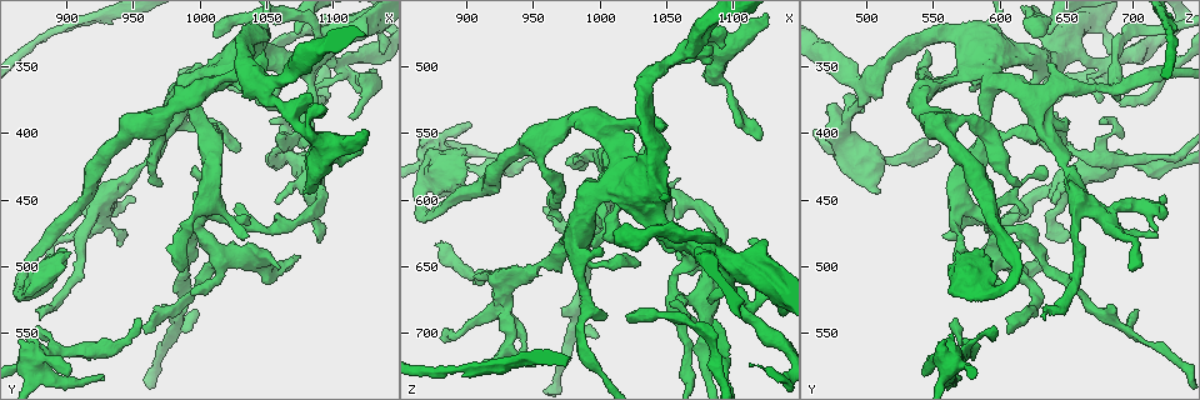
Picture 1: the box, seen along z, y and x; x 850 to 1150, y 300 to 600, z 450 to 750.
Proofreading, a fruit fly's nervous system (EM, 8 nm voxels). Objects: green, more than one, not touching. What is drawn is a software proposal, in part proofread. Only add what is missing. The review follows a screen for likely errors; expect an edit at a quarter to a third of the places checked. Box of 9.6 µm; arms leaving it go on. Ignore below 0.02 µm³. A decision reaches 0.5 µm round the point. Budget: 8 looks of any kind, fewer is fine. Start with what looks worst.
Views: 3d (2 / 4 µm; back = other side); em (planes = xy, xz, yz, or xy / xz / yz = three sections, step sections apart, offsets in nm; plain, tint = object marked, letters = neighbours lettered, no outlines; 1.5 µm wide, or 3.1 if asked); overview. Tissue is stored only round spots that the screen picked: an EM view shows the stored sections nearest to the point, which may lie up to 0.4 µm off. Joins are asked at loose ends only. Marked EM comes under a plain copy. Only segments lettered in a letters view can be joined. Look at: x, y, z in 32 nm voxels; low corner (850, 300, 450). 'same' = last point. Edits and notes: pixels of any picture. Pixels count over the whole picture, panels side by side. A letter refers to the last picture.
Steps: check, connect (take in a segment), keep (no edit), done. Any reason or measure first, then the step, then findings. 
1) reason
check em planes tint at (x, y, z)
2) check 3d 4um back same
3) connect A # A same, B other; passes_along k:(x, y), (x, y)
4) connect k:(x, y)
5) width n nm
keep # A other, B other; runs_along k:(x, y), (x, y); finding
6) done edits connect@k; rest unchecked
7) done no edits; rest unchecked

free end
check 3d 4um at (872, 554, 562)

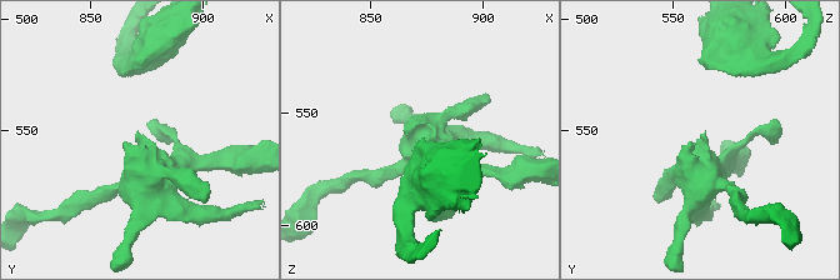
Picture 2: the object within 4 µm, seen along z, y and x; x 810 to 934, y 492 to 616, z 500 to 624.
check em planes tint at (871, 552, 561)

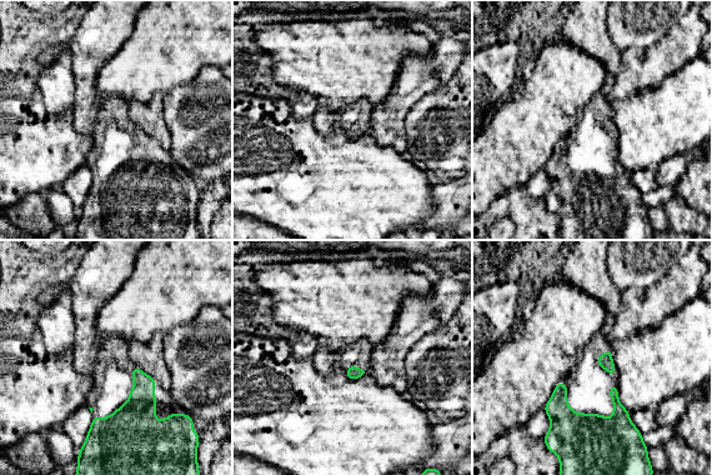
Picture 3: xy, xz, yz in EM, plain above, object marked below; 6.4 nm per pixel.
see the neighbours
check em planes letters same

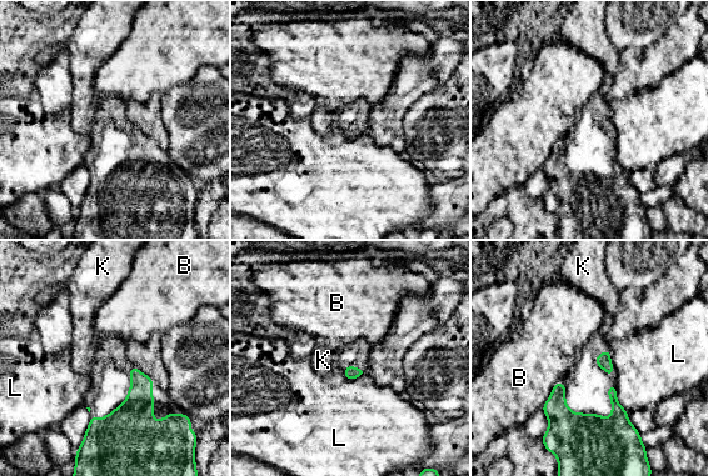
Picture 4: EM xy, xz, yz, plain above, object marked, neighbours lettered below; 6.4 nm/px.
longest_contact B 220 nm
connect K # B other, K same, L other; it goes on there

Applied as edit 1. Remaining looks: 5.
branch stops here
check em planes letters at (960, 548, 608)

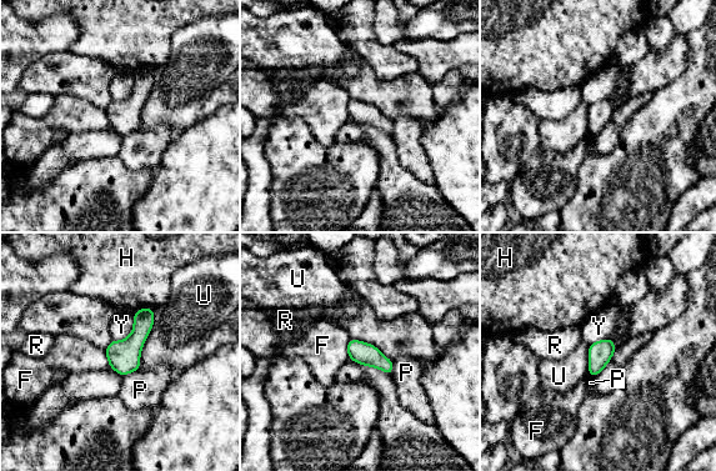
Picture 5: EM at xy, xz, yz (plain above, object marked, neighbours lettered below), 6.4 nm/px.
keep # F other, H other, P other, R other, U other, Y other; border 5:(350, 339), (348, 344), (349, 359); no lettered segment goes on from it

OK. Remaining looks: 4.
check 3d 2um at (1058, 502, 586)

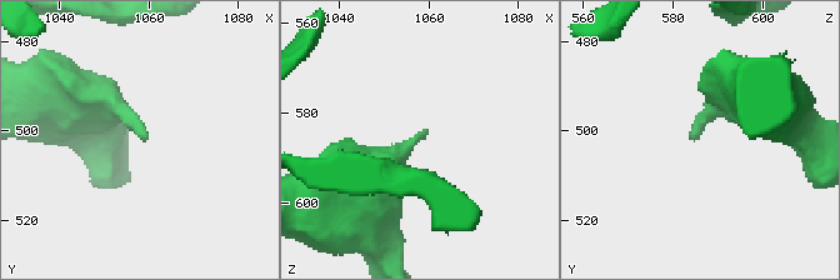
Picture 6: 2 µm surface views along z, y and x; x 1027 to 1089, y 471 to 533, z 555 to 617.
check em planes letters at (1060, 502, 585)

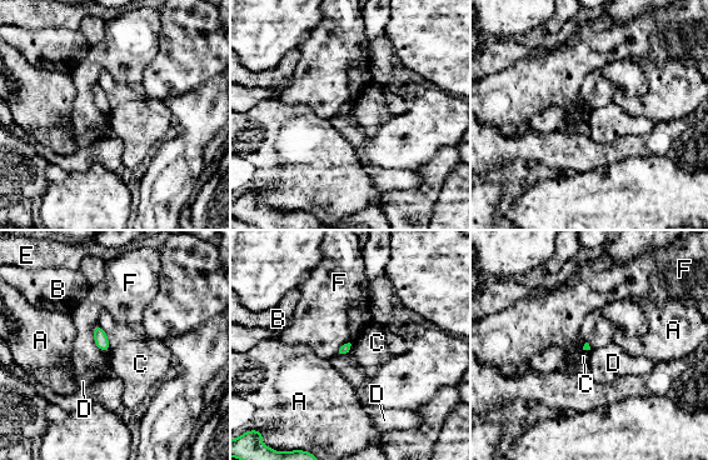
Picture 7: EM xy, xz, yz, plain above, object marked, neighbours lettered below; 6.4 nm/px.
longest_contact F 190 nm
keep # A other, B other, C other, D other, E other, F other; border 7:(347, 351), (339, 354); none of them fits

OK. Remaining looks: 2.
done edits connect@4; rest unchecked

